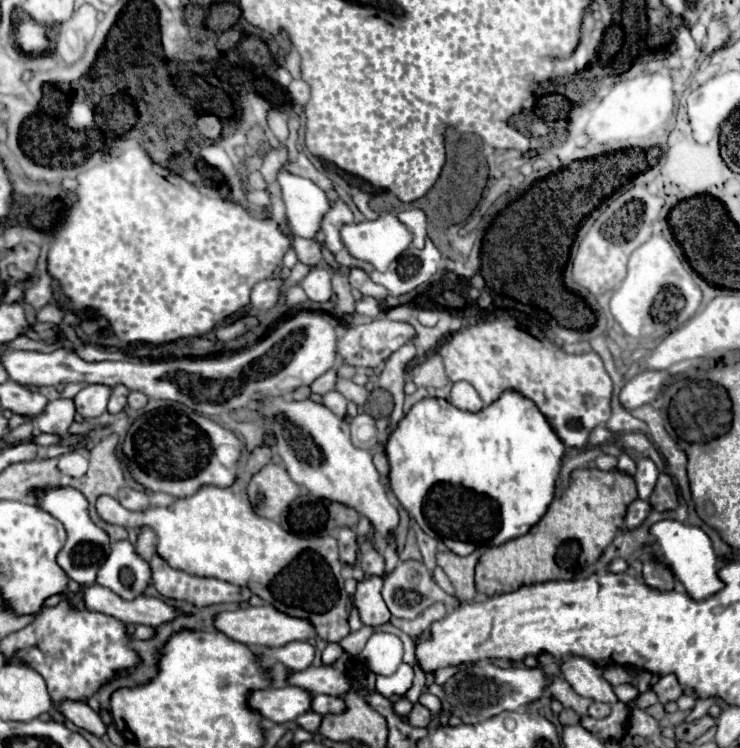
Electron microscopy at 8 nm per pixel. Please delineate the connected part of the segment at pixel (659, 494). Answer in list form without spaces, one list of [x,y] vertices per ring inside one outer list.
[[[660,474],[658,484],[652,492],[652,506],[656,512],[674,510],[678,506],[678,492],[676,492],[676,486],[668,474]]]

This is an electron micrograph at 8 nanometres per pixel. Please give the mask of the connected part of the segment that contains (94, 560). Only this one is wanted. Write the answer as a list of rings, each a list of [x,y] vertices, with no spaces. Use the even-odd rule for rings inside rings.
[[[58,488],[58,490],[48,490],[48,492],[36,492],[36,496],[38,496],[38,506],[44,508],[46,512],[50,512],[54,518],[58,518],[64,524],[66,534],[68,534],[66,546],[58,556],[58,564],[64,568],[64,572],[68,572],[70,580],[76,580],[80,584],[96,584],[98,568],[104,564],[106,556],[110,554],[112,540],[102,528],[98,528],[90,520],[86,498],[74,488]]]

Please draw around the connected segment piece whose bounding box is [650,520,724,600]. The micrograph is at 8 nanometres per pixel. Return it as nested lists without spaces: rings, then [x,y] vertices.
[[[662,520],[650,528],[650,534],[652,534],[654,542],[658,544],[656,558],[660,558],[666,566],[670,566],[674,576],[684,584],[686,592],[694,600],[704,600],[704,598],[716,594],[724,586],[724,584],[720,584],[720,578],[716,576],[718,560],[716,560],[712,542],[700,528],[682,524],[682,522],[674,522],[674,520]]]

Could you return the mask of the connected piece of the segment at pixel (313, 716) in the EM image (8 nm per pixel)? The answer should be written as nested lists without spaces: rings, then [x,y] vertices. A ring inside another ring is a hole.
[[[308,710],[308,712],[304,712],[302,716],[298,716],[298,718],[296,718],[296,724],[298,724],[300,728],[308,730],[308,732],[316,732],[316,730],[318,730],[318,726],[320,726],[320,720],[322,720],[322,716],[320,716],[320,714],[316,714],[316,712]]]

